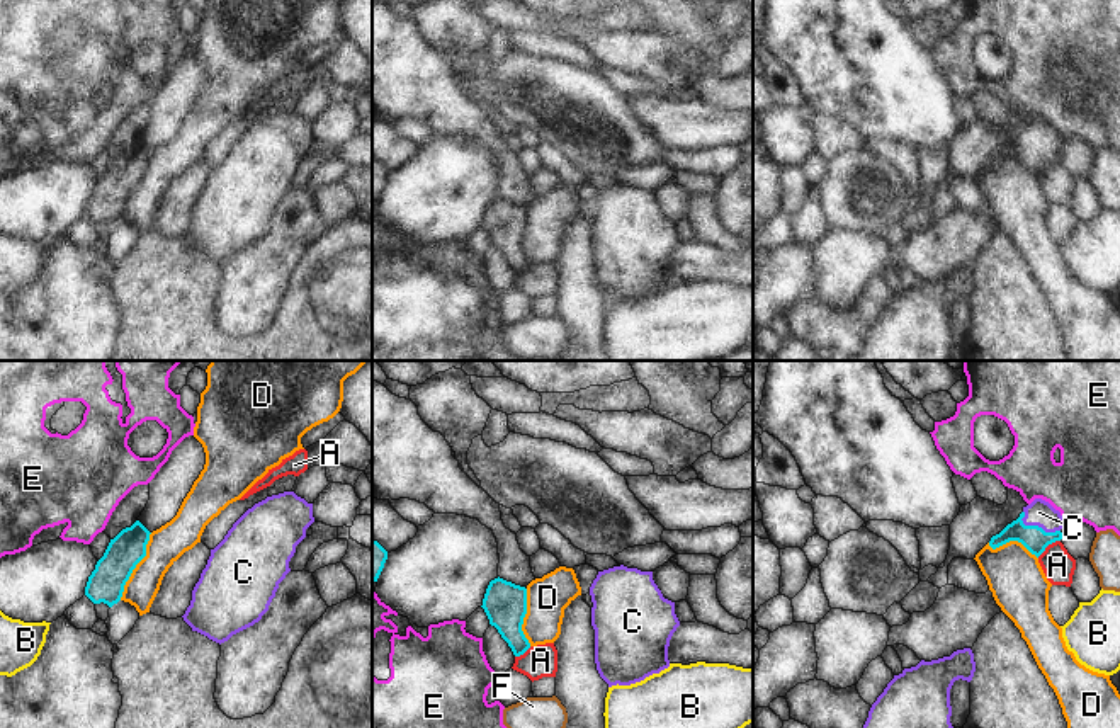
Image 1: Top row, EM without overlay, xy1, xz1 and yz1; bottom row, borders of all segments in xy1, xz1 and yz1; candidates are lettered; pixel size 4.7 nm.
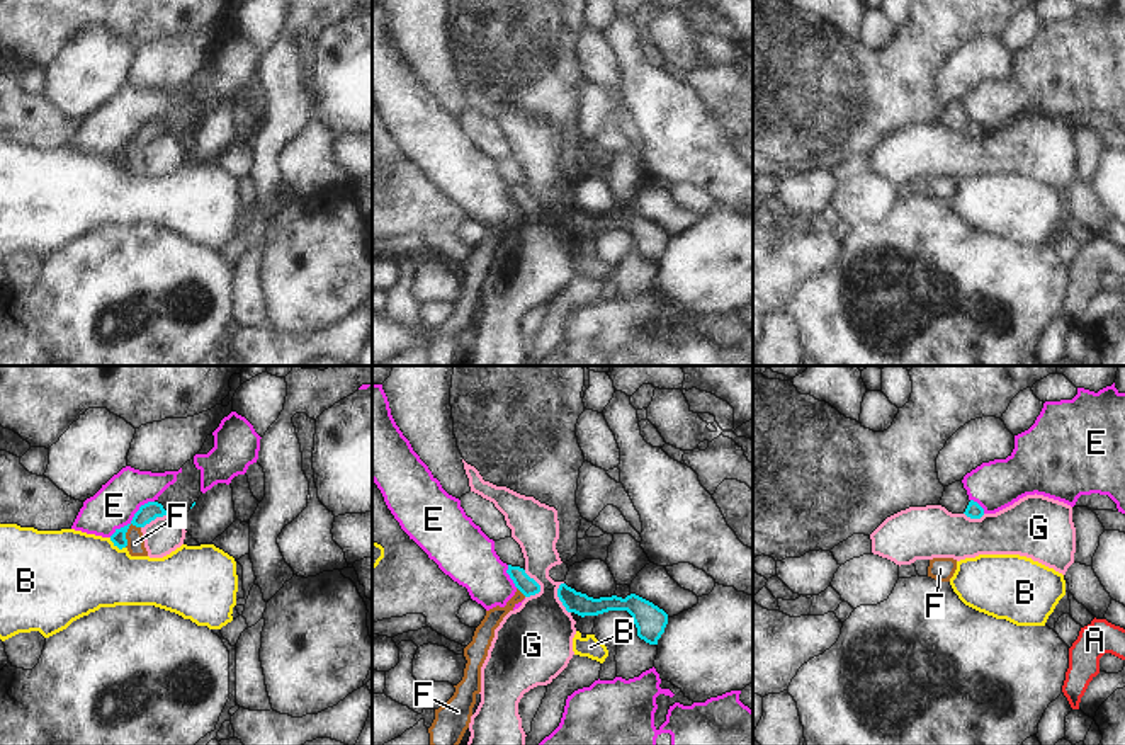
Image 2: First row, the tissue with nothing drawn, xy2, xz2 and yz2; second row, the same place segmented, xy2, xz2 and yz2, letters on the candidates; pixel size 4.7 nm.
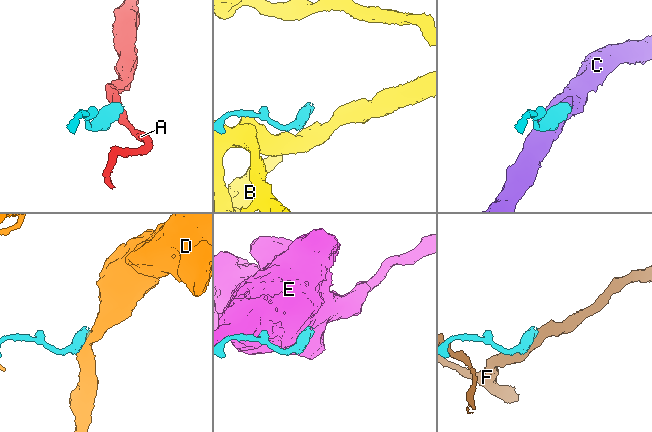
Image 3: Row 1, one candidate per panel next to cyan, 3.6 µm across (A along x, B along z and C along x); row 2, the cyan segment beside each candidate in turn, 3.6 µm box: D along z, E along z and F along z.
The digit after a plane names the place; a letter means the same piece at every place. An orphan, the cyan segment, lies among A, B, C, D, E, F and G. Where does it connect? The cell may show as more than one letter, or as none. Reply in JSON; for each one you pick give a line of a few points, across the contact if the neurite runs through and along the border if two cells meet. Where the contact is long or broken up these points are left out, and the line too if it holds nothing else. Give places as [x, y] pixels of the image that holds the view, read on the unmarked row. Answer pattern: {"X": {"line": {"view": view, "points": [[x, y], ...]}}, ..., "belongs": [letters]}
{"C": {"line": {"view": "yz1", "points": [[1035, 159], [1035, 145], [1039, 131]]}}, "belongs": ["C"]}

